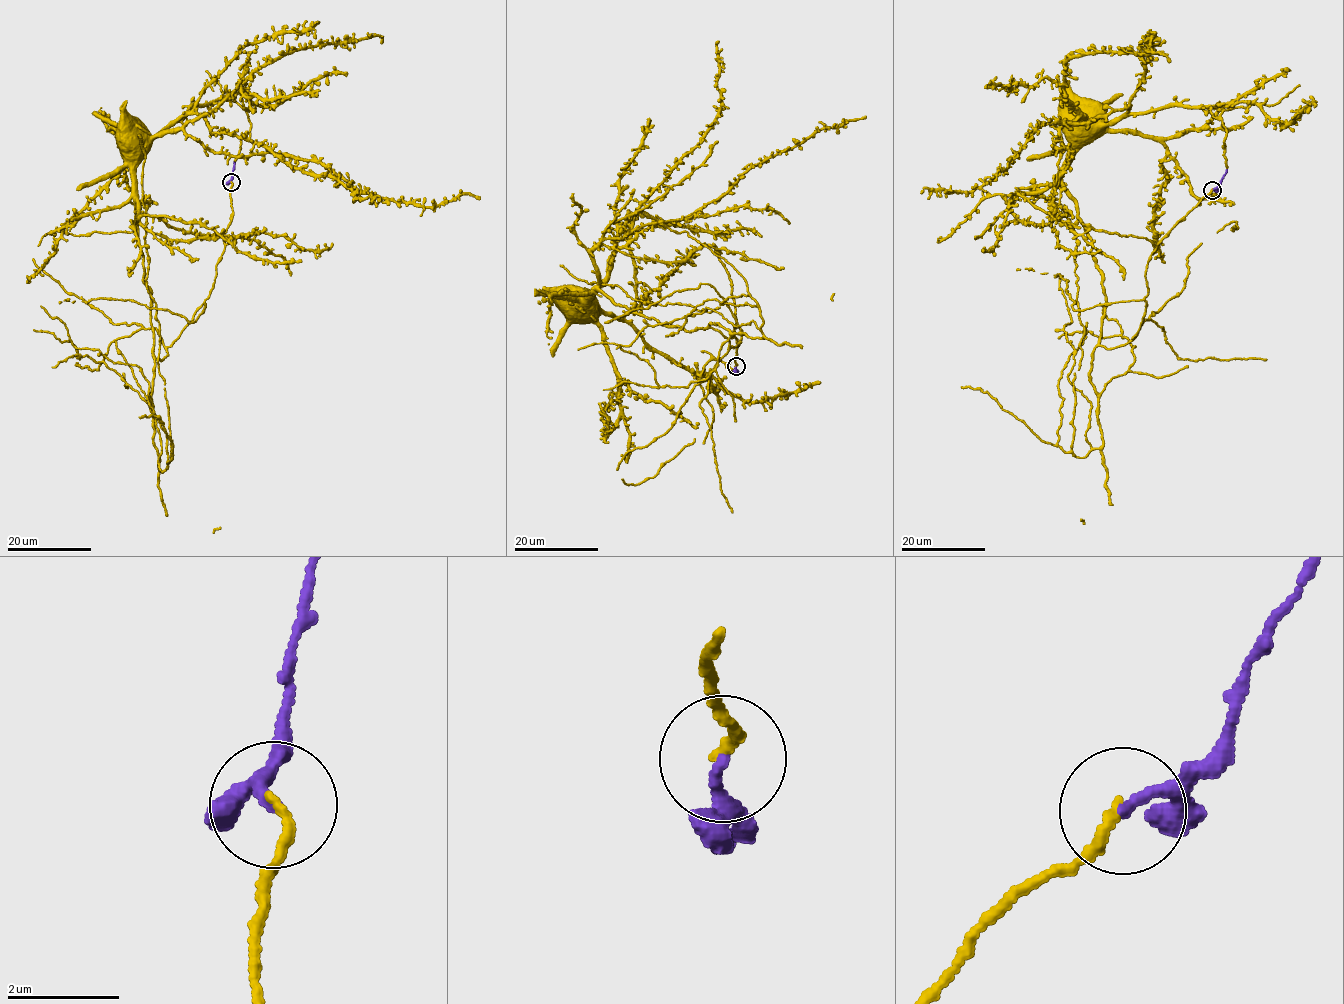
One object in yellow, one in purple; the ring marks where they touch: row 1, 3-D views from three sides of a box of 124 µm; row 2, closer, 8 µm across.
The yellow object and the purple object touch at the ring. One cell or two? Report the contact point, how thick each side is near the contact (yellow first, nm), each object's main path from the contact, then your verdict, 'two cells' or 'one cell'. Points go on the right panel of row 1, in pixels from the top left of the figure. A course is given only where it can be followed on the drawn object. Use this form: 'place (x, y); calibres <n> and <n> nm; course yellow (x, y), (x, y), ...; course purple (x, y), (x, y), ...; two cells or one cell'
place (1212, 190); calibres 180 and 220 nm; course yellow (1212, 189), (1157, 245), (1070, 231), (1016, 193), (1057, 177), (1069, 117); course purple (1212, 189), (1220, 184), (1227, 169); one cell

